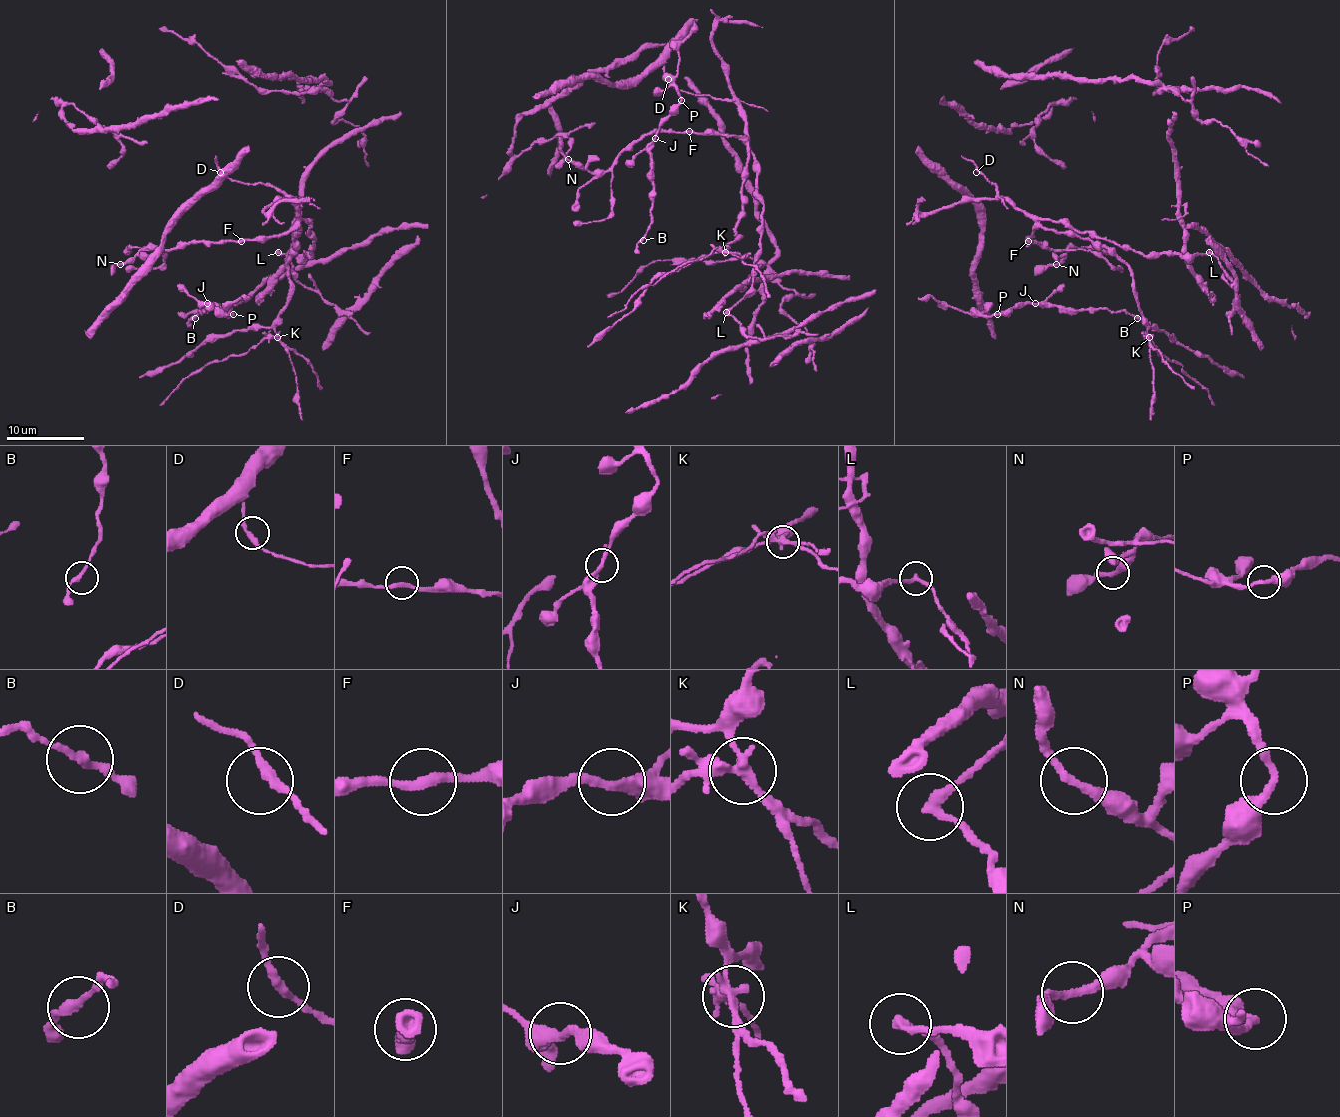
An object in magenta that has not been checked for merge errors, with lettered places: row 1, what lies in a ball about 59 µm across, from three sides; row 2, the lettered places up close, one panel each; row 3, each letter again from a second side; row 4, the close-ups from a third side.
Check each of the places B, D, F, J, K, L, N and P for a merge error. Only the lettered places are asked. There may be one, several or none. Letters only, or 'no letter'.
K, L

